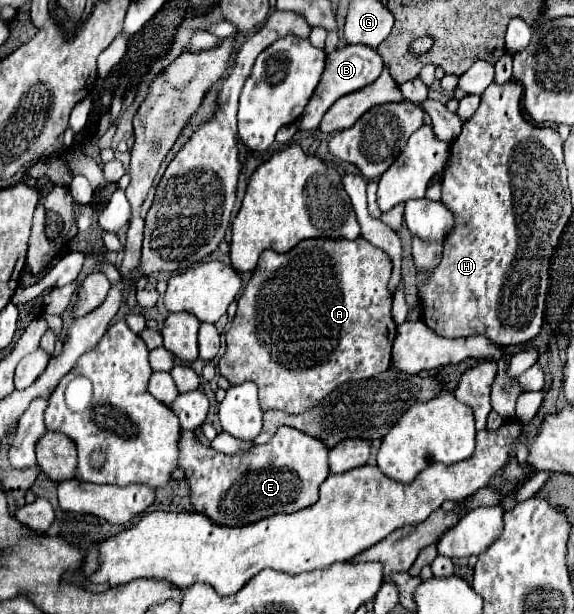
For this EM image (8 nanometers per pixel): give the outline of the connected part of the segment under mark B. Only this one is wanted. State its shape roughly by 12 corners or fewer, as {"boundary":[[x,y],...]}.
{"boundary":[[368,45],[328,53],[320,85],[298,119],[314,131],[336,99],[378,79],[382,61]]}

